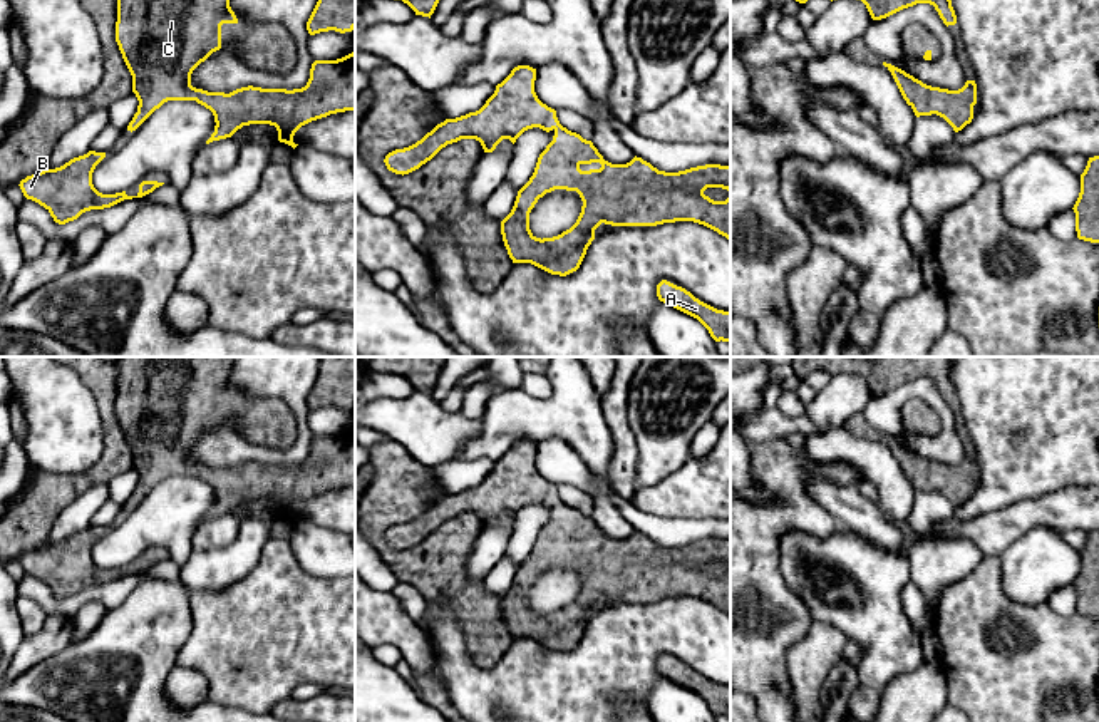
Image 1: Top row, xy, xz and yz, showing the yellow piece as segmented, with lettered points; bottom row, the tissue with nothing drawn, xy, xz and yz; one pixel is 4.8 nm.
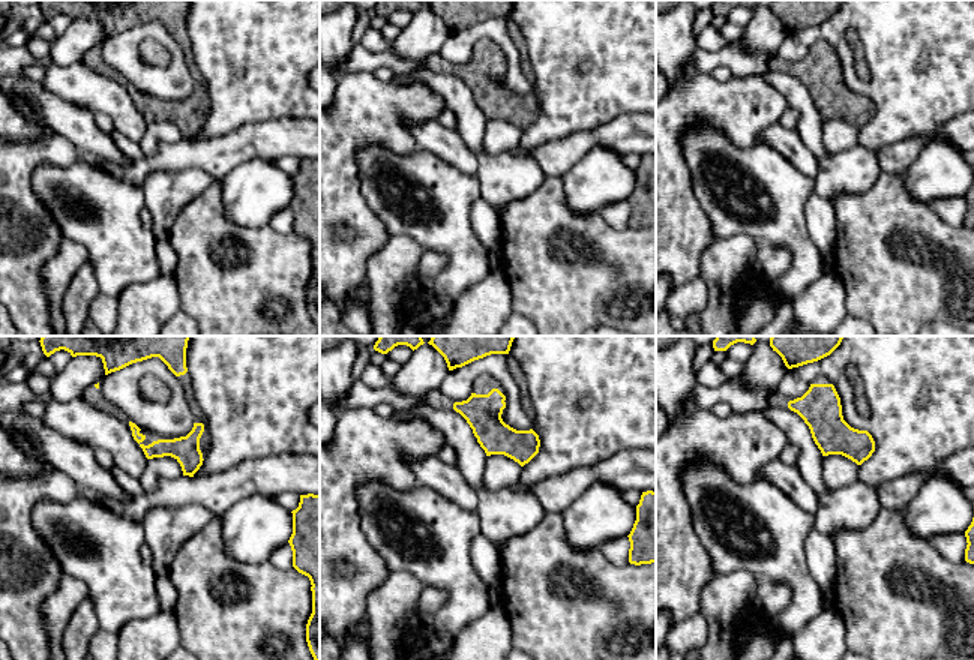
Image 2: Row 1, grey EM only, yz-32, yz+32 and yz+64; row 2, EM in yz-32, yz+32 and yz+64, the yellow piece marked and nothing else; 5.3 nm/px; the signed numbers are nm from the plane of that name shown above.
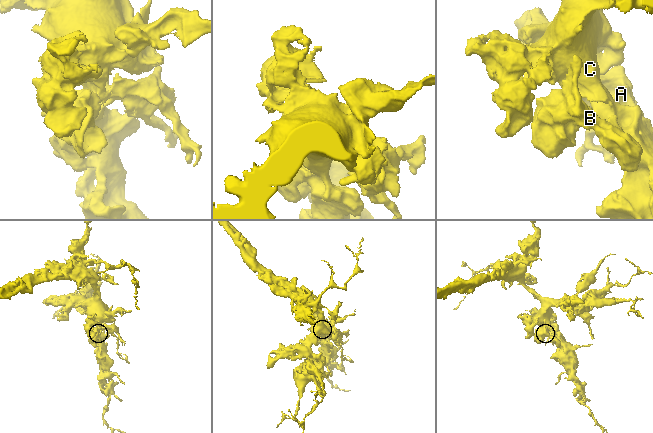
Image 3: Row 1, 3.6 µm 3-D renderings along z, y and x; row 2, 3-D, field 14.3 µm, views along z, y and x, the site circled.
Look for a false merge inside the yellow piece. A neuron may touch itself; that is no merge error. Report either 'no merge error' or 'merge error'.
no merge error

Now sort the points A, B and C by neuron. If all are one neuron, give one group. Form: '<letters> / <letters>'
A B C

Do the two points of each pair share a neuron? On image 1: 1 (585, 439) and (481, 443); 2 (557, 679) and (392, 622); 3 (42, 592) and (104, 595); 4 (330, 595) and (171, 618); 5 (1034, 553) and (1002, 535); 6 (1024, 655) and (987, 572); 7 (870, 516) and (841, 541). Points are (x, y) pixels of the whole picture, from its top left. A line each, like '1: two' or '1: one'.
1: one
2: two
3: one
4: two
5: two
6: one
7: two

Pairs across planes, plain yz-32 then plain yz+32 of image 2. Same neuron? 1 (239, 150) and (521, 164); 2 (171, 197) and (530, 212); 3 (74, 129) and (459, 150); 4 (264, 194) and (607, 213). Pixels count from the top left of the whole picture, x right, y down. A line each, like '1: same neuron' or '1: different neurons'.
1: different neurons
2: different neurons
3: same neuron
4: different neurons

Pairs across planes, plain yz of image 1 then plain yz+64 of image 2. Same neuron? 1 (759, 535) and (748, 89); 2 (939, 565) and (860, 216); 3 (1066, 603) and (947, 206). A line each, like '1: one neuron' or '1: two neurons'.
1: one neuron
2: two neurons
3: one neuron

